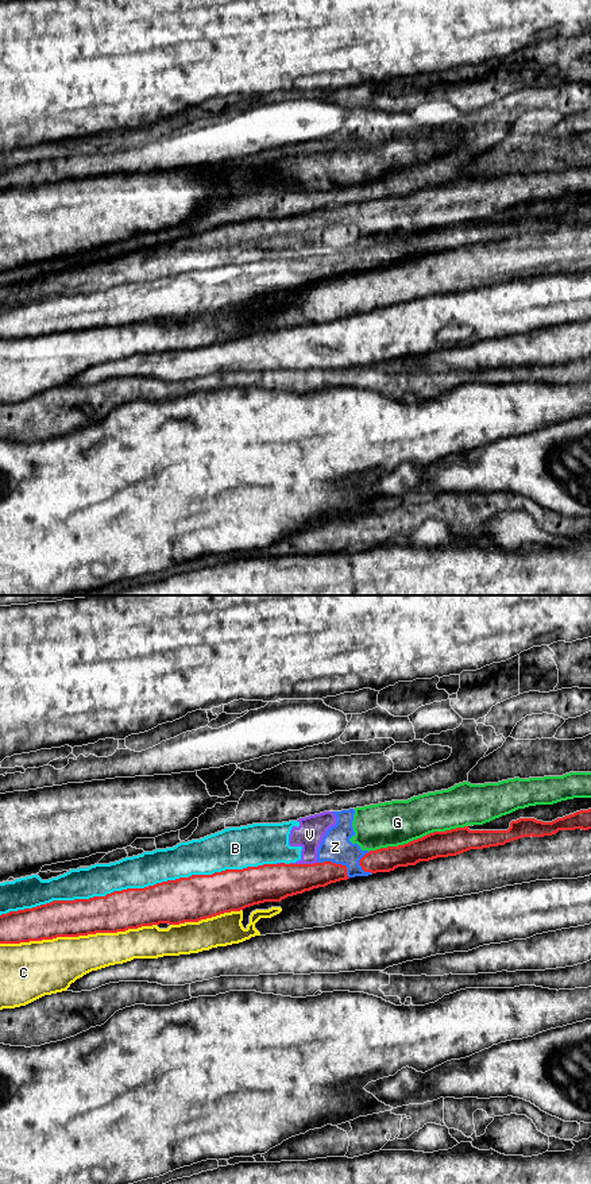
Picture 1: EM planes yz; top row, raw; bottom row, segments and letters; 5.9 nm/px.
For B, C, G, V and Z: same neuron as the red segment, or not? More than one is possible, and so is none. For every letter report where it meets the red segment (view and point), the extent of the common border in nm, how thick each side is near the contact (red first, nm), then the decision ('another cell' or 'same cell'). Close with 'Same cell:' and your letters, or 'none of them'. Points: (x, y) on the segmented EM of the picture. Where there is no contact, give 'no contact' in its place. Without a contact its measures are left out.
B: meets red in yz at (138, 889); contact 1650 nm long; 260 nm thick on the red side, 200 nm on the other; another cell
C: meets red in yz at (77, 936); contact 950 nm long; 220 nm thick on the red side, 320 nm on the other; another cell
G: meets red in yz at (417, 839); contact 600 nm long; 160 nm thick on the red side, 260 nm on the other; another cell
V: meets red in yz at (302, 864); contact 160 nm long; 220 nm thick on the red side, 160 nm on the other; another cell
Z: meets red in yz at (338, 864); contact 220 nm long; 180 nm thick on the red side, 180 nm on the other; another cell
Same cell: none of them

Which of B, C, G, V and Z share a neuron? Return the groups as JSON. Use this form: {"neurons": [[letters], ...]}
{"neurons": [["B", "G", "V", "Z"], ["C"]]}

